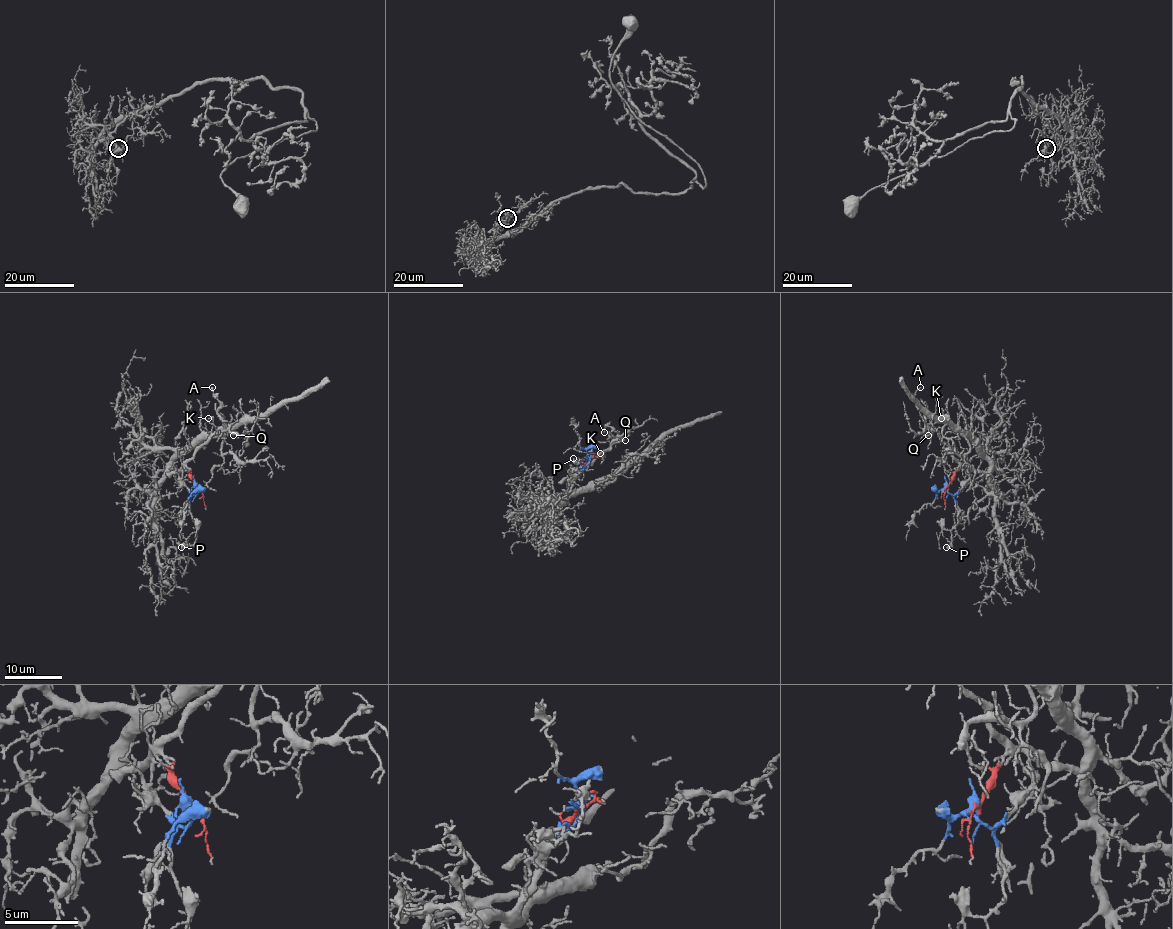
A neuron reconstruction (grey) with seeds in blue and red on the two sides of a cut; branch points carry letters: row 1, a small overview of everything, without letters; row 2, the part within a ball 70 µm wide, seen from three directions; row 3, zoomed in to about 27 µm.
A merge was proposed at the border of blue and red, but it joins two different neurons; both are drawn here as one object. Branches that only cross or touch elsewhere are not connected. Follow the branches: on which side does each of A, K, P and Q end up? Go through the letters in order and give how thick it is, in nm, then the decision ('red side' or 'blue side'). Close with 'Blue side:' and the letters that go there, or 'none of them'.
A: 140 nm | red side
K: 150 nm | red side
P: 440 nm | blue side
Q: 110 nm | red side
Blue side: P

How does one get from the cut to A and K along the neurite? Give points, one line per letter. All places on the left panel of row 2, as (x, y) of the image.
A: (198, 487), (186, 461), (222, 424), (219, 401), (212, 387)
K: (198, 487), (186, 461), (208, 439), (214, 424), (208, 418)

